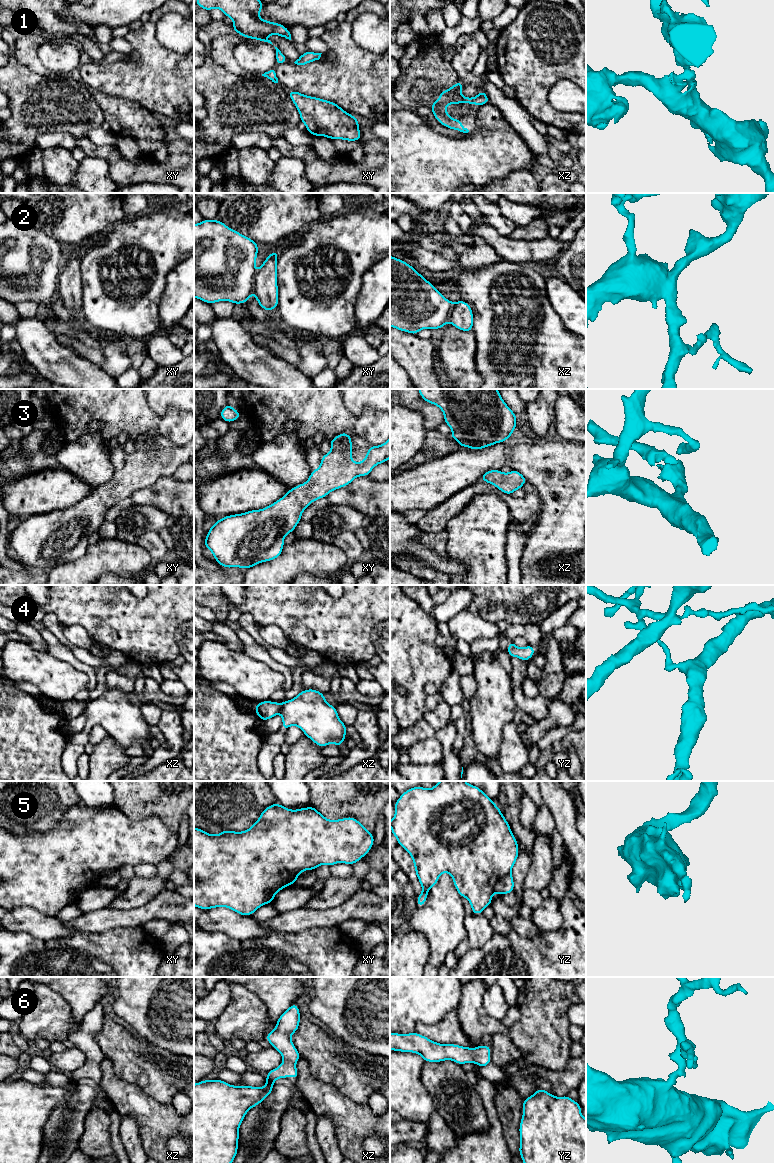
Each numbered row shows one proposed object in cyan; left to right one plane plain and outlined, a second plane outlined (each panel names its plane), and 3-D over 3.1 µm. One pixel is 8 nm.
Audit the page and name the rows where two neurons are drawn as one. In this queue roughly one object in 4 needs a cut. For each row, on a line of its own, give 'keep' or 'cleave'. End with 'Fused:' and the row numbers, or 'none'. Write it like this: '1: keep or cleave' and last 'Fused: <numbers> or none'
1: cleave
2: cleave
3: keep
4: cleave
5: cleave
6: keep
Fused: 1, 2, 4, 5

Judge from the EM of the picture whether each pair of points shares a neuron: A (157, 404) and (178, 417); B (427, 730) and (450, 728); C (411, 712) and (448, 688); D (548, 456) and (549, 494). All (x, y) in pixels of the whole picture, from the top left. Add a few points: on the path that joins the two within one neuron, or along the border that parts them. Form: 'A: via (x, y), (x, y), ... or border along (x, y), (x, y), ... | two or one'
A: border along (183, 409), (170, 407), (161, 416) | two
B: via (433, 733), (444, 733) | one
C: border along (451, 671), (440, 688), (442, 700) | two
D: via (549, 465), (552, 468), (552, 485) | one

